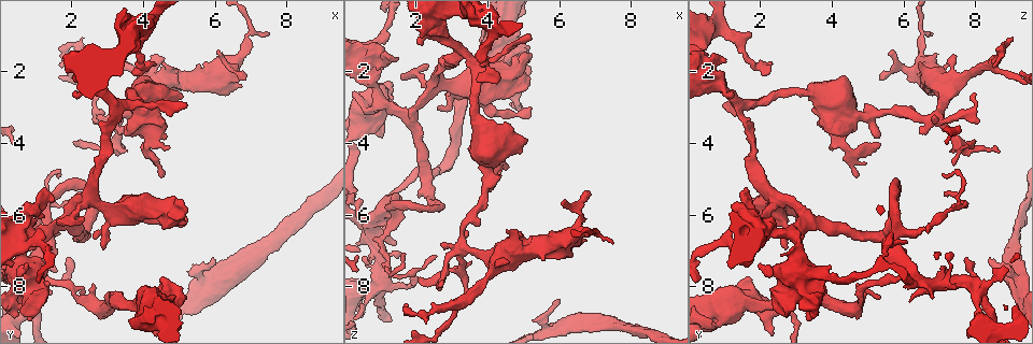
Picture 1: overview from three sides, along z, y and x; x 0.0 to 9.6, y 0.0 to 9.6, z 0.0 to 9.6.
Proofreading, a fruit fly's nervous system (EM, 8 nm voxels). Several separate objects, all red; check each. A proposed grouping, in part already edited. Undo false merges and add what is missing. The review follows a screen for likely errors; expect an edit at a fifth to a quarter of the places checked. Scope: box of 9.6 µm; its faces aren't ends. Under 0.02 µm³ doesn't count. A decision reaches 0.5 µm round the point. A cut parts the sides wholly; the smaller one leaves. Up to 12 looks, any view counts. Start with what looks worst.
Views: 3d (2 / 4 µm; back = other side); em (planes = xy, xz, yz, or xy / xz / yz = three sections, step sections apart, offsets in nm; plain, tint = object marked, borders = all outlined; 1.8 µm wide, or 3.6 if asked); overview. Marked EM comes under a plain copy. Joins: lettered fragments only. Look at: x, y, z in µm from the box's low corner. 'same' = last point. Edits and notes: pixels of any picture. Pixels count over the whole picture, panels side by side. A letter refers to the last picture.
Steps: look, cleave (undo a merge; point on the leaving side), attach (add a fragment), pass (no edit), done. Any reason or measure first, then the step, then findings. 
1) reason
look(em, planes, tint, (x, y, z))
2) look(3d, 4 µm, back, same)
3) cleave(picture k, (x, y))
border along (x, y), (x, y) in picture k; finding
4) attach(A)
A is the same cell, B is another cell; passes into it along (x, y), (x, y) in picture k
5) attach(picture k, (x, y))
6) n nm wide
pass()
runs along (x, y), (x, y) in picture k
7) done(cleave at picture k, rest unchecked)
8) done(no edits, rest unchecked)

branch stops here
look(em, yz, step 16, borders, (5.95, 7.25, 8.40))

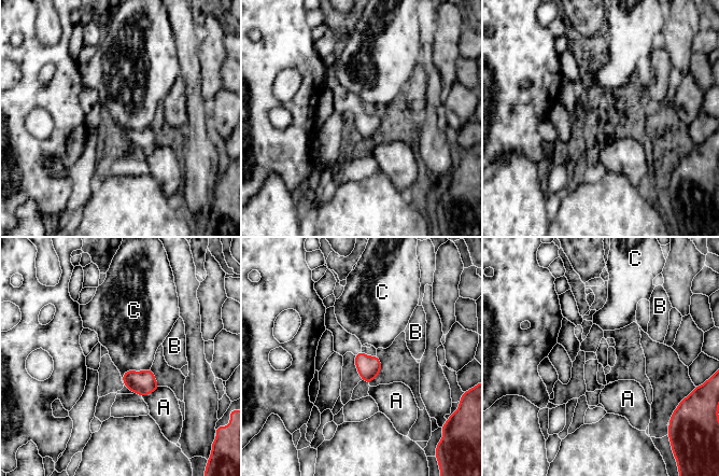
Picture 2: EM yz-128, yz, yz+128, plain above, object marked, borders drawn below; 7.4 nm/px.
look(em, planes, borders, same)

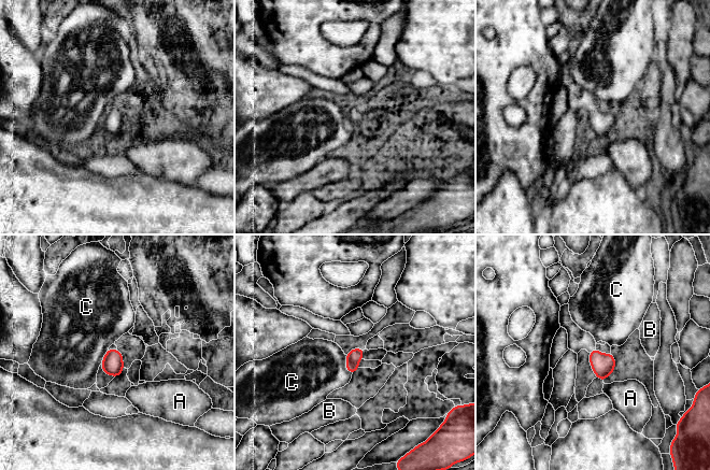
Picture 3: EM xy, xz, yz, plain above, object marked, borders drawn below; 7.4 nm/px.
C touches over 150 nm
pass()
A, B and C are other cells; border along (345, 355), (345, 367), (352, 373) in picture 3; no lettered fragment goes on from it

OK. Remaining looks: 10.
look(em, yz, step 4, tint, (3.95, 0.65, 0.65))

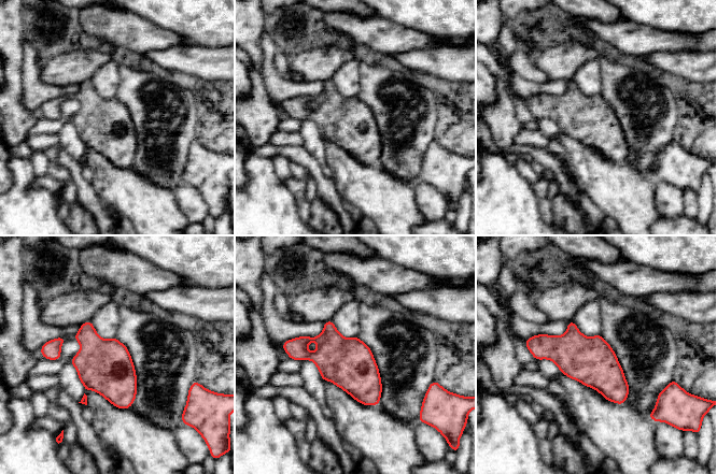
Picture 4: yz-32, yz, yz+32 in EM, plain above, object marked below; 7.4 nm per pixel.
look(em, yz, step 4, borders, same)

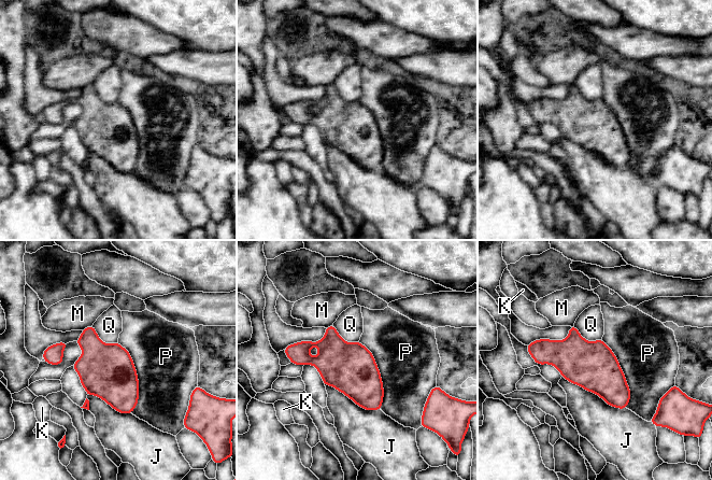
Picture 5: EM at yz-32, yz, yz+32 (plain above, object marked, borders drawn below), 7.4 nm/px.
pass()
J, K, M, P and Q are other cells; border along (117, 342), (136, 370), (131, 412) in picture 5; one neuron here

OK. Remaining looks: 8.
four arms meet
look(3d, 4 µm, (2.45, 5.65, 2.30))

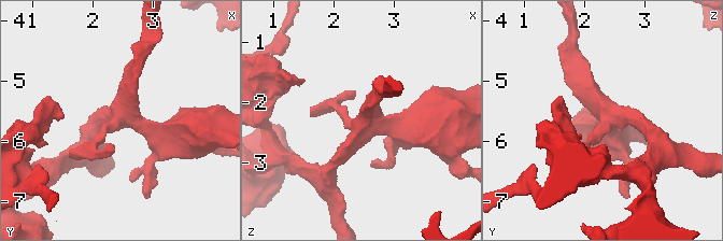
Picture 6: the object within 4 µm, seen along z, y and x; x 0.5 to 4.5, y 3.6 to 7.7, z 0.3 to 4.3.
shape alone is not enough
look(em, planes, borders, (2.45, 5.55, 2.35))

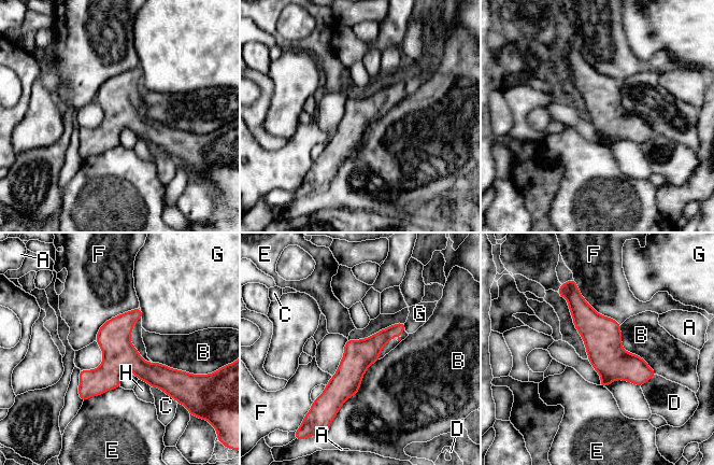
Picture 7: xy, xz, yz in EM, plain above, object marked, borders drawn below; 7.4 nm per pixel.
B touches over 600 nm
pass()
A, B, C, D, E, F, G and H are other cells; runs along (401, 325), (351, 369), (327, 408) in picture 7; one neuron here

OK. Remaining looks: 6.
free end
look(3d, 2 µm, (0.75, 7.40, 1.95))

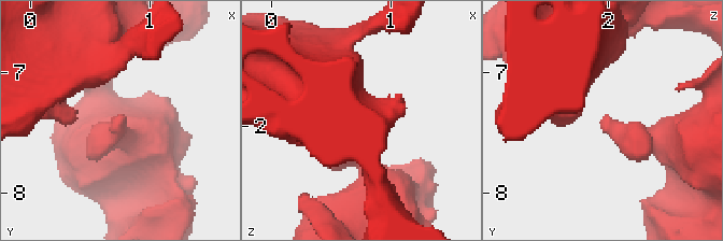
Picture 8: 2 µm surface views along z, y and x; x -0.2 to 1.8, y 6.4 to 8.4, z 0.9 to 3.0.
look(em, planes, borders, (0.74, 7.38, 1.96))

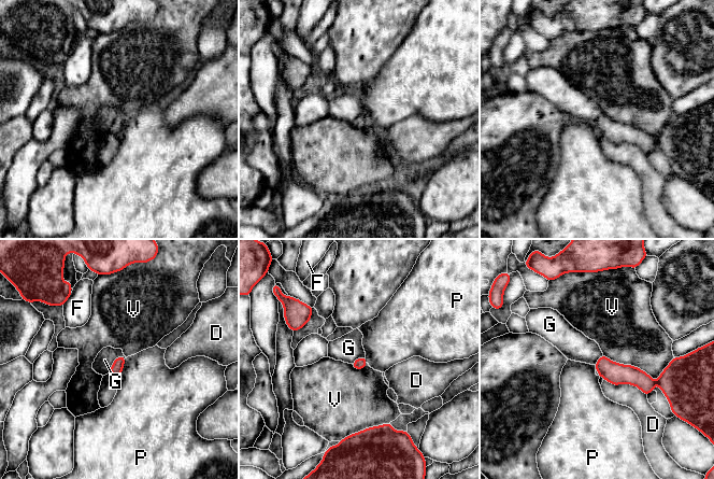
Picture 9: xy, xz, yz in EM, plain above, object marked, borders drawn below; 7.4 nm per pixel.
pass()
D, F, G, P and V are other cells; runs along (598, 366), (644, 382), (660, 382) in picture 9; no lettered fragment goes on from it

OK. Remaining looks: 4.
tapers out
look(3d, 4 µm, (6.80, 2.25, 5.30))

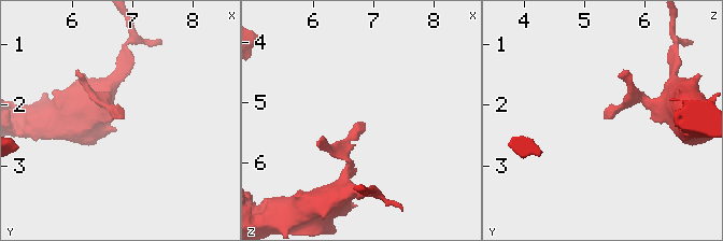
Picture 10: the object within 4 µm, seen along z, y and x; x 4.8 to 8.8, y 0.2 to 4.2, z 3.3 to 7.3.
need the tissue
look(em, yz, step 8, borders, (6.75, 2.25, 5.35))

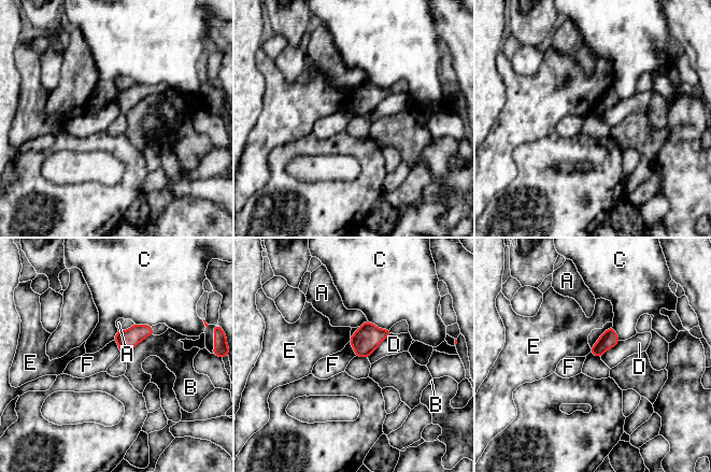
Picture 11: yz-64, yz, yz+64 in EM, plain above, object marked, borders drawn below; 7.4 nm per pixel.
another direction
look(em, planes, borders, same)

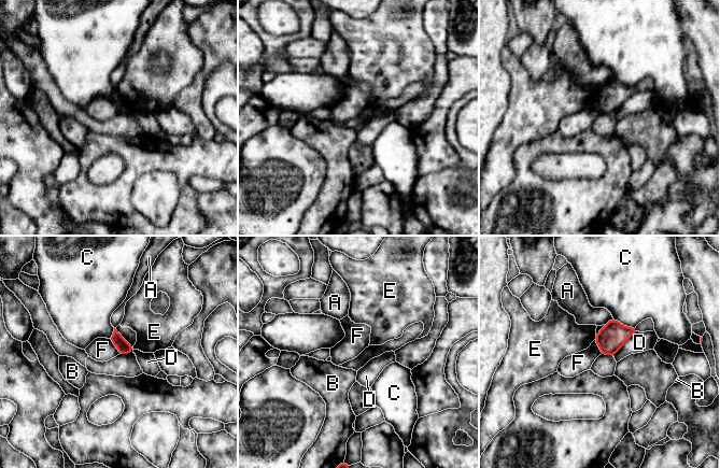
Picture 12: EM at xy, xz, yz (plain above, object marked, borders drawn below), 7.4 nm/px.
D touches over 260 nm
pass()
A, B, C, D, E and F are other cells; border along (109, 339), (120, 353) in picture 12; none of them fits

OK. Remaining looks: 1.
done(no edits, rest unchecked)

